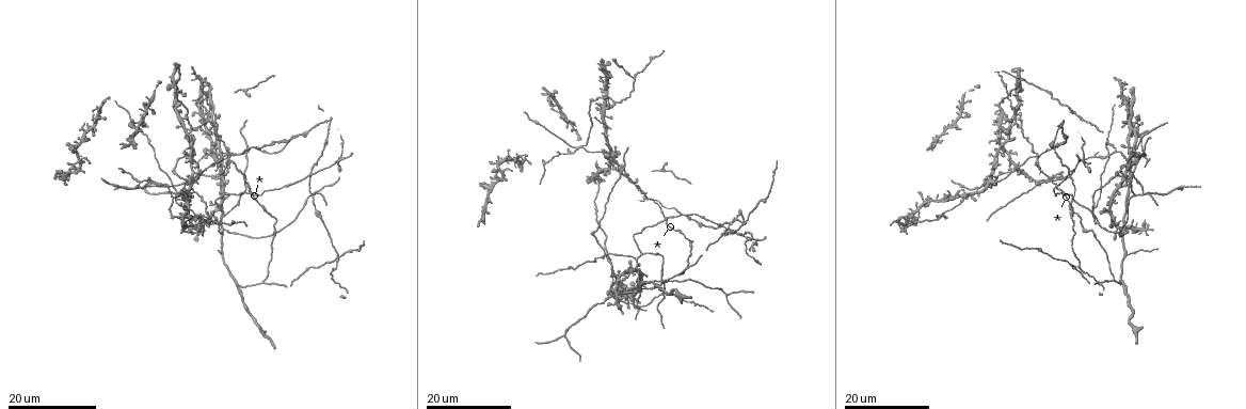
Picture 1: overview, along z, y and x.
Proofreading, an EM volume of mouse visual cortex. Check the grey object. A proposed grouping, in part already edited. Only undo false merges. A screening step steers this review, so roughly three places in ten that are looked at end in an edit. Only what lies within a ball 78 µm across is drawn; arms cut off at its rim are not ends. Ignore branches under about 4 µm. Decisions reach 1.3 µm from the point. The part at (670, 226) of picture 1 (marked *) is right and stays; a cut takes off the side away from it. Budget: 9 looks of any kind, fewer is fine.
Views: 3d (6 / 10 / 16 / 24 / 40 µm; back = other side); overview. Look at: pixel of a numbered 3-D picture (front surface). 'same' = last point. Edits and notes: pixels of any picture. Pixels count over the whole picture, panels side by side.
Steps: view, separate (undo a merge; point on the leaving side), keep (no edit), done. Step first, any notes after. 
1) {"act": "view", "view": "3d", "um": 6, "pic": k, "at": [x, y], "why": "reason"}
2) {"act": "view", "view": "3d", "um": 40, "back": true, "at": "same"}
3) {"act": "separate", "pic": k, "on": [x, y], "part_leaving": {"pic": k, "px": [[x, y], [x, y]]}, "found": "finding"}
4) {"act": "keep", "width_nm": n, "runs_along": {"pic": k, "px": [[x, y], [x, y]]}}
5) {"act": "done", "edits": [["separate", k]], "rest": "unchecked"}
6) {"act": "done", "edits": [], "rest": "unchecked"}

{"act": "view", "view": "3d", "um": 24, "pic": 1, "at": [662, 294], "why": "four arms meet"}

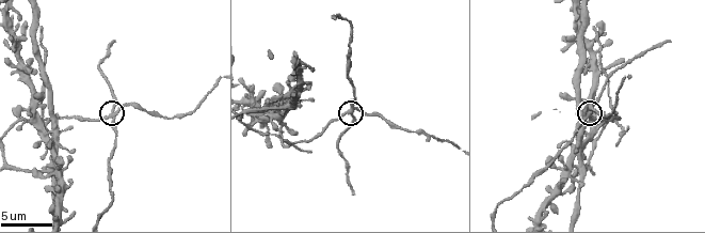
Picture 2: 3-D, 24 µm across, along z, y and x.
{"act": "view", "view": "3d", "um": 10, "pic": 2, "at": [352, 115]}

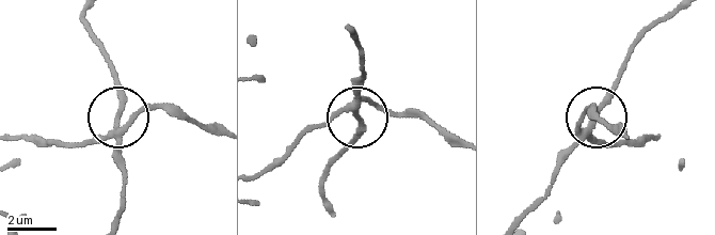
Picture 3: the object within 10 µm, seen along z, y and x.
{"act": "view", "view": "3d", "um": 10, "back": true, "pic": 3, "at": [116, 122]}

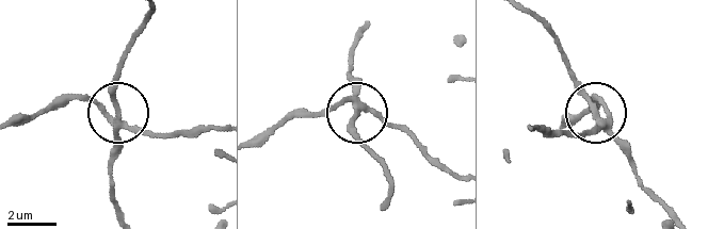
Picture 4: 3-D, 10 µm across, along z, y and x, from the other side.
{"act": "keep", "arms": 4, "found": "all the same cell"}

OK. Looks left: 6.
{"act": "view", "view": "3d", "um": 6, "pic": 2, "at": [274, 134], "why": "arms part here"}

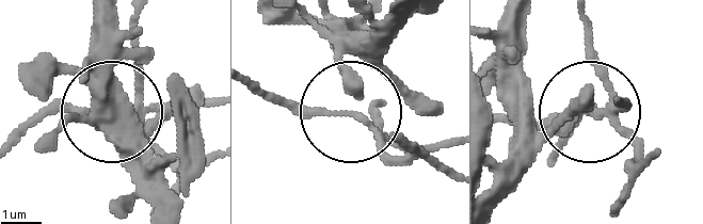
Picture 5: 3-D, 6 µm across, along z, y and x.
{"act": "separate", "pic": 5, "on": [406, 159], "side_arm_um": 26, "arms": 3, "found": "two cells meet here"}

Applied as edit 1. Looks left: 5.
{"act": "view", "view": "overview"}

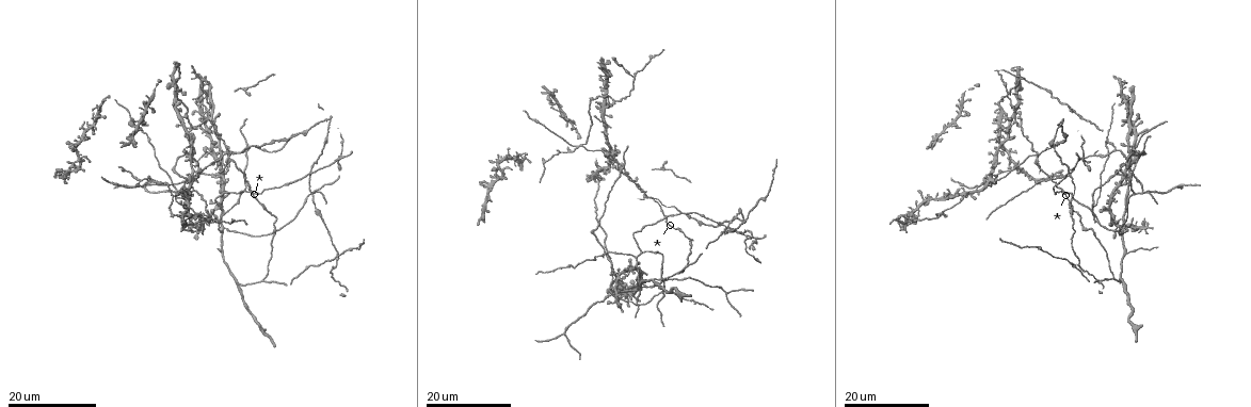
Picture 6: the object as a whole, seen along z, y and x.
{"act": "view", "view": "3d", "um": 16, "pic": 6, "at": [225, 215], "why": "three arms meet"}

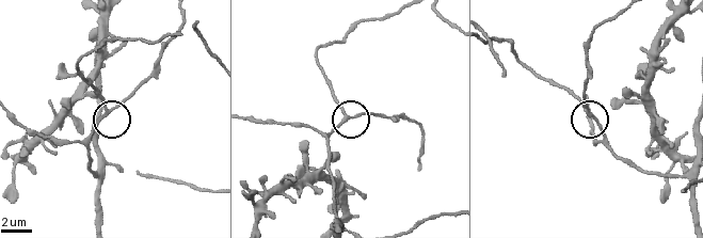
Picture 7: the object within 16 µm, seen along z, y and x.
{"act": "view", "view": "3d", "um": 10, "pic": 7, "at": [110, 109], "why": "closer look"}

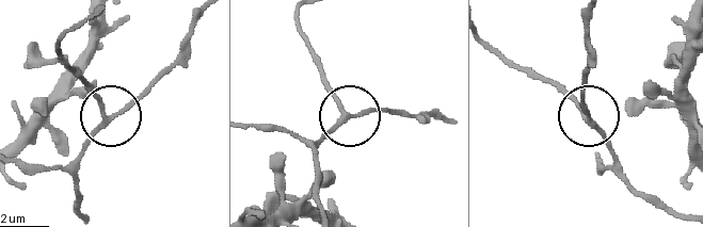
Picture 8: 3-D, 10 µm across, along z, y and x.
{"act": "keep", "width_nm": 180, "runs_along": {"pic": 8, "px": [[320, 212], [316, 149], [351, 116], [398, 108]]}, "found": "all the same cell"}

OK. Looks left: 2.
{"act": "view", "view": "3d", "um": 24, "pic": 6, "at": [222, 253]}

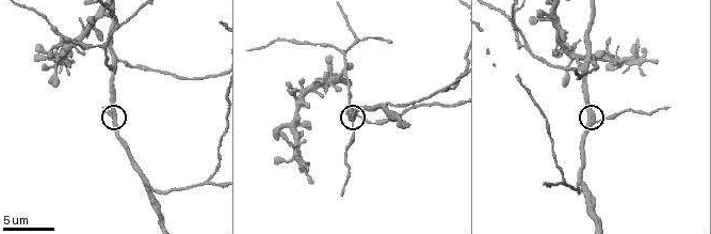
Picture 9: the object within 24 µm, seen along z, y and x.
{"act": "view", "view": "3d", "um": 6, "pic": 9, "at": [595, 118], "why": "zoom in"}

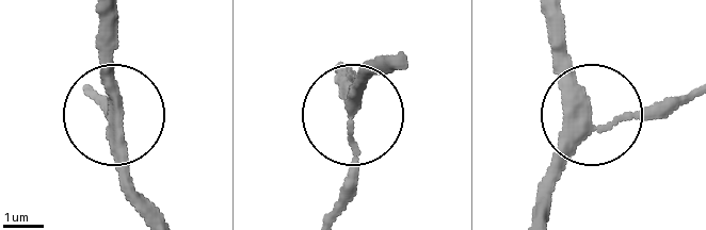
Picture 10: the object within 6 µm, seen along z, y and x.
{"act": "keep", "width_nm": 260, "runs_along": {"pic": 10, "px": [[541, 216], [555, 155], [581, 125], [680, 104]]}, "found": "one cell here"}

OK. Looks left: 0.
{"act": "done", "edits": [["separate", 5]], "rest": "unchecked"}

